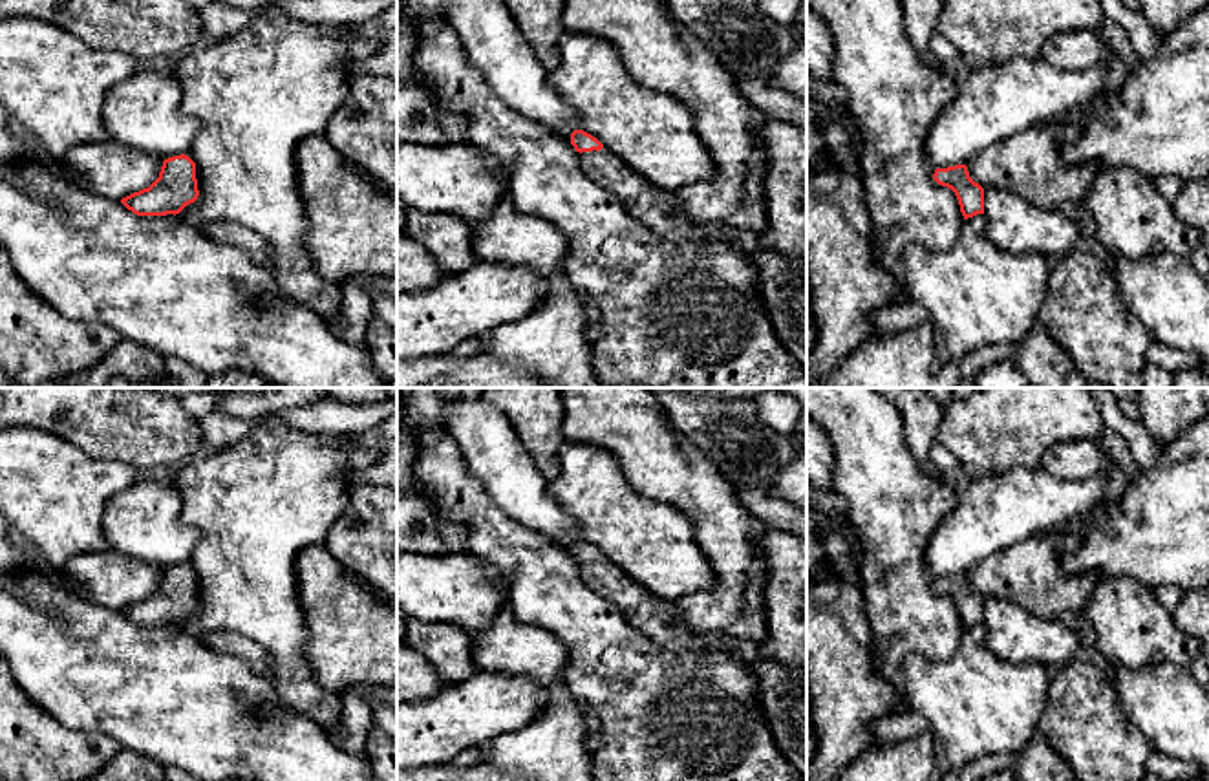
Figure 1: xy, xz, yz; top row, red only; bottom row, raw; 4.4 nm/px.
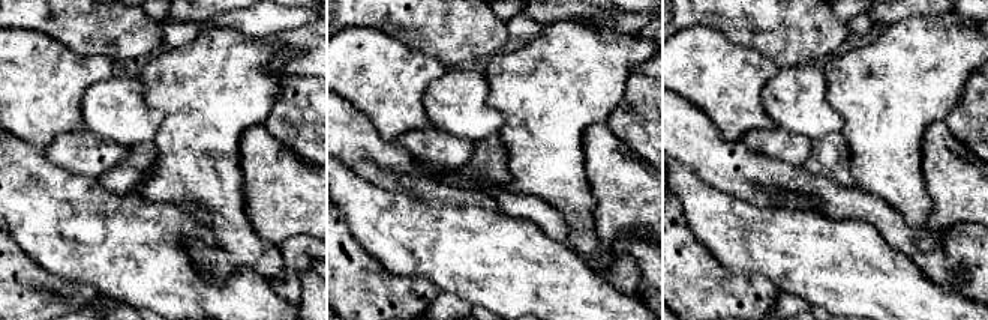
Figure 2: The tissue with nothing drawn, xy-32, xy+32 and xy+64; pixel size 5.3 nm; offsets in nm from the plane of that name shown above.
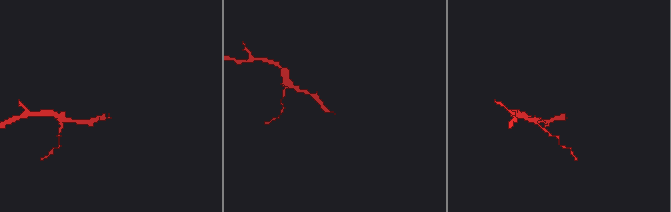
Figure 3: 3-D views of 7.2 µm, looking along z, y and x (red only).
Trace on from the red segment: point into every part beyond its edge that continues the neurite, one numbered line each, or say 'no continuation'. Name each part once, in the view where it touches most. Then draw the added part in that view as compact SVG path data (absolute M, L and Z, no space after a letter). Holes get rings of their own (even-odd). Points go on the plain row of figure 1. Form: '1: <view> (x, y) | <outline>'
1: xz (781, 690) | M605 556L576 563L583 583L609 600L655 646L669 651L735 653L755 675L757 701L777 748L807 781L807 666L768 660L748 640L695 633L682 622L675 602L653 596Z

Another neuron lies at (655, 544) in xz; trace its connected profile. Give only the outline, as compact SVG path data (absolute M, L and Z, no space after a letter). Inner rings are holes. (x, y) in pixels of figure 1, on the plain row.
M565 443L558 461L560 474L547 483L547 496L580 525L583 541L646 591L679 602L717 585L713 563L699 547L693 519L635 492L607 450Z

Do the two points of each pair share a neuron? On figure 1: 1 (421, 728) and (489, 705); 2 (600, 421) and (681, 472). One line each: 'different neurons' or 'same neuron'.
1: same neuron
2: same neuron

